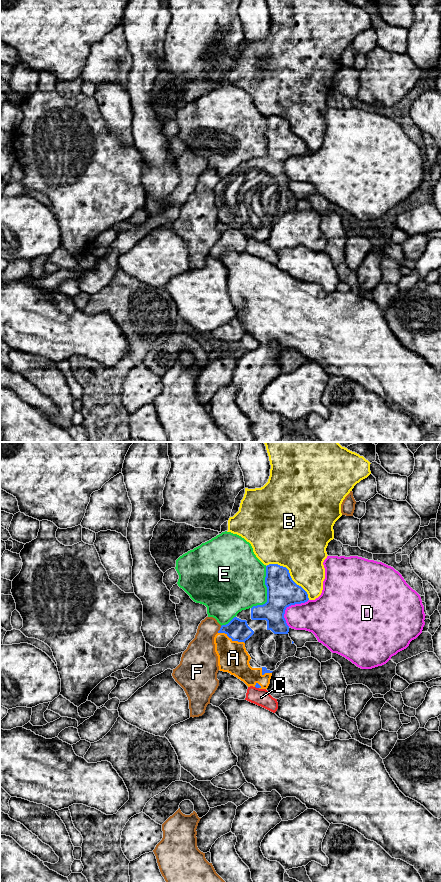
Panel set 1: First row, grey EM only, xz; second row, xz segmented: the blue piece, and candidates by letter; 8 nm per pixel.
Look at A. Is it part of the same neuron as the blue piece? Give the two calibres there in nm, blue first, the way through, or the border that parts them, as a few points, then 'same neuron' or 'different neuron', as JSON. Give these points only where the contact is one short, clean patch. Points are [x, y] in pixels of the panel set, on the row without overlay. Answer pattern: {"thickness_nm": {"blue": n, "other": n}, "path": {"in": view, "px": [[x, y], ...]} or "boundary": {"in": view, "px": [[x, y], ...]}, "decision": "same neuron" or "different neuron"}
{"thickness_nm": {"blue": 180, "other": 240}, "decision": "same neuron"}

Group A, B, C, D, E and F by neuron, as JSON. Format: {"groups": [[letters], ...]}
{"groups": [["A"], ["B"], ["C"], ["D"], ["E"], ["F"]]}

